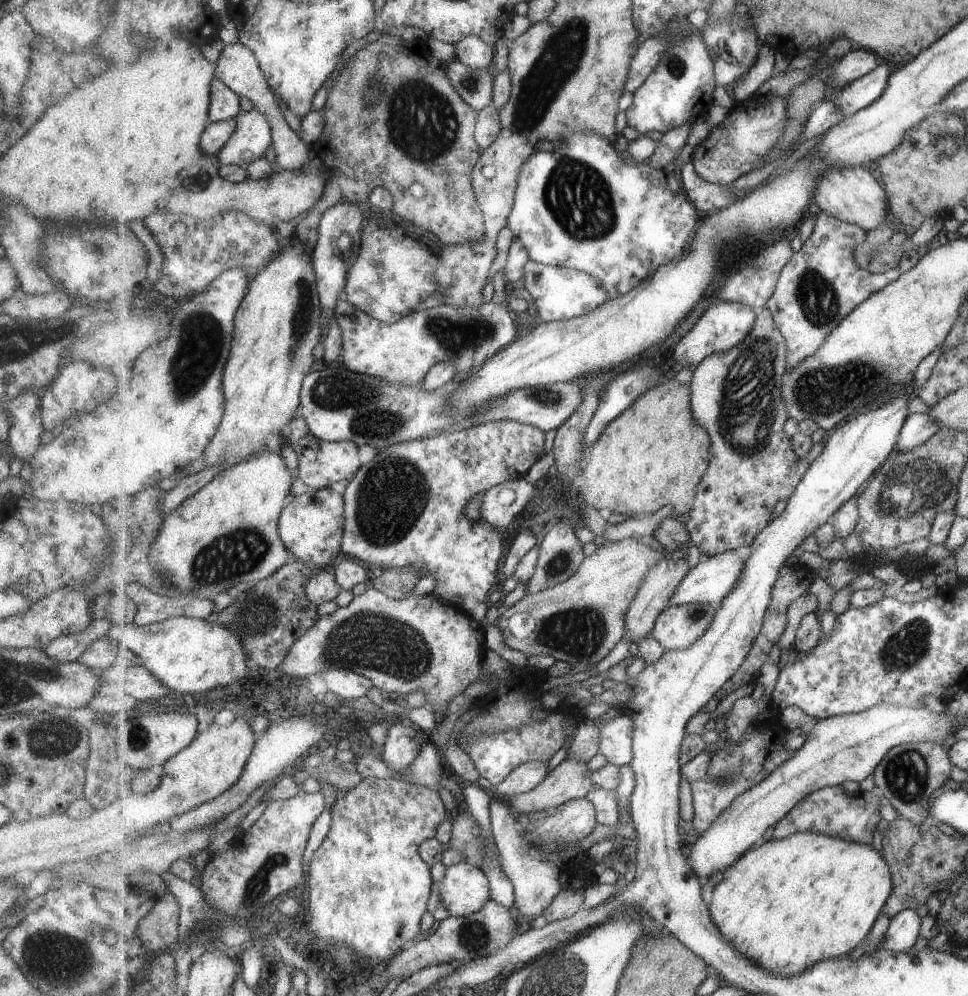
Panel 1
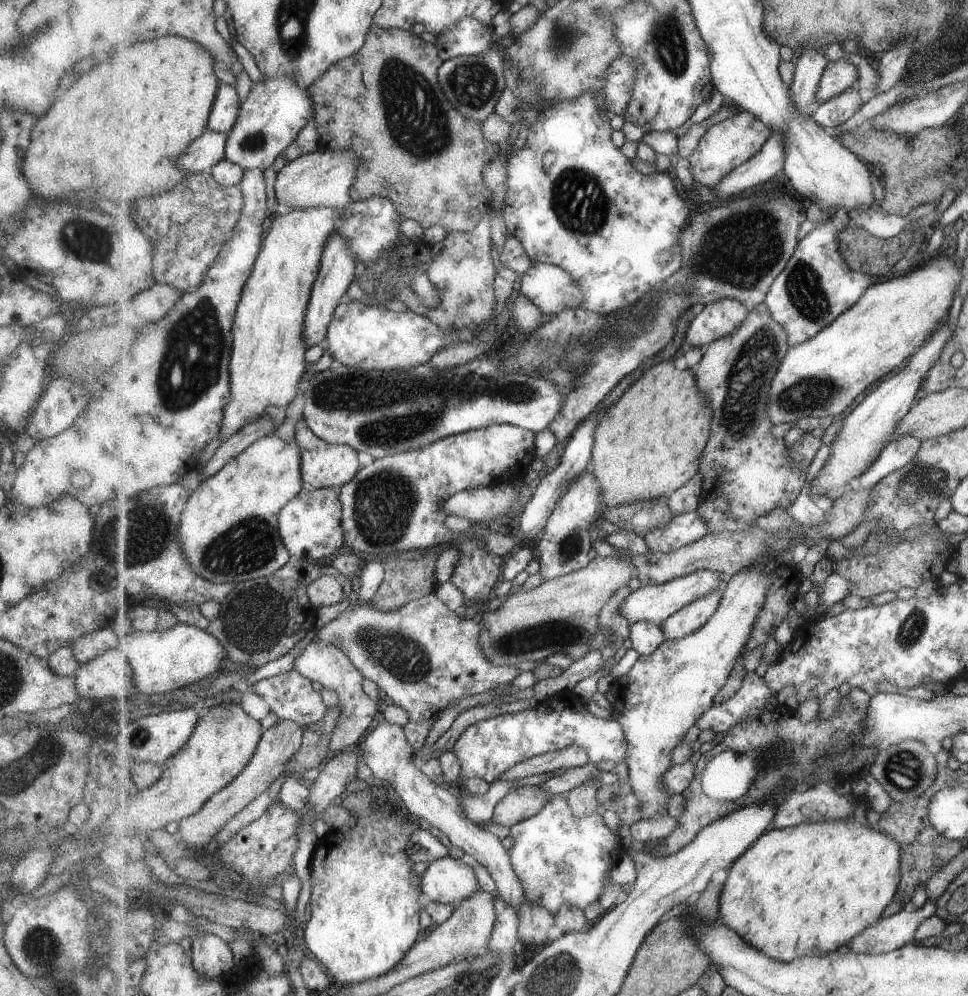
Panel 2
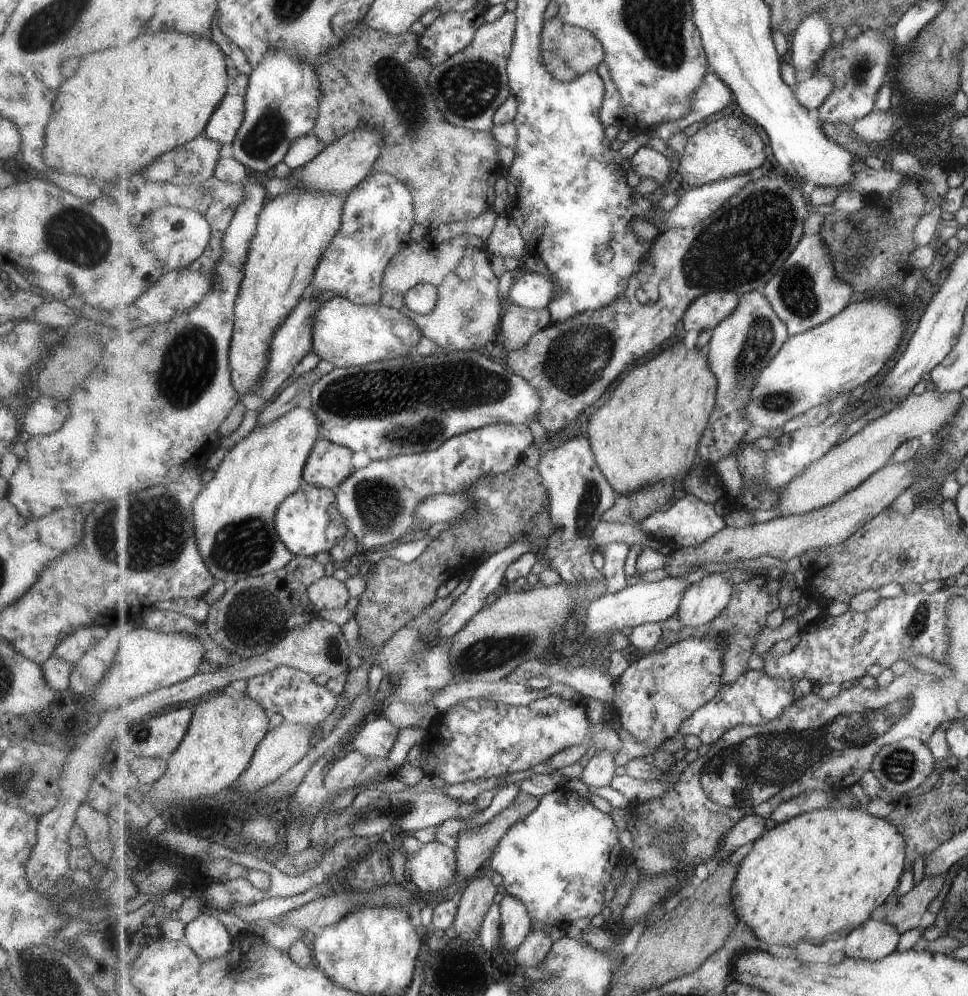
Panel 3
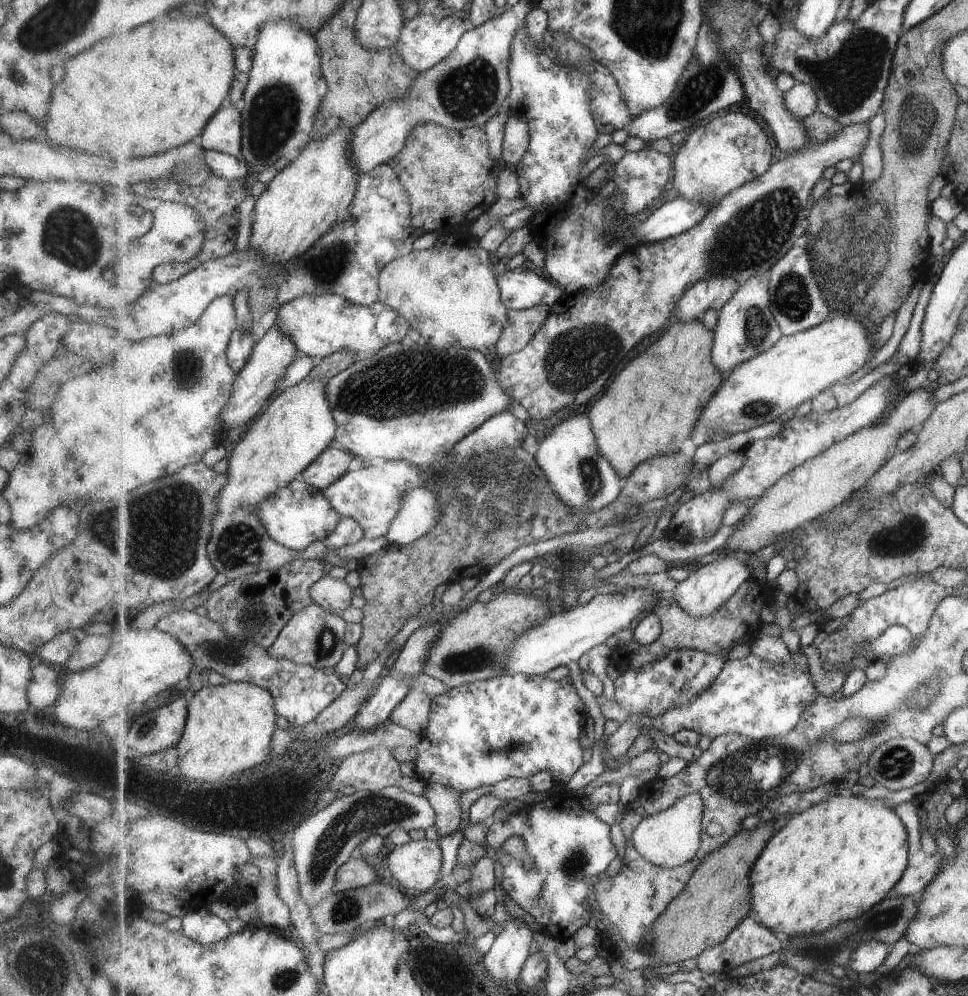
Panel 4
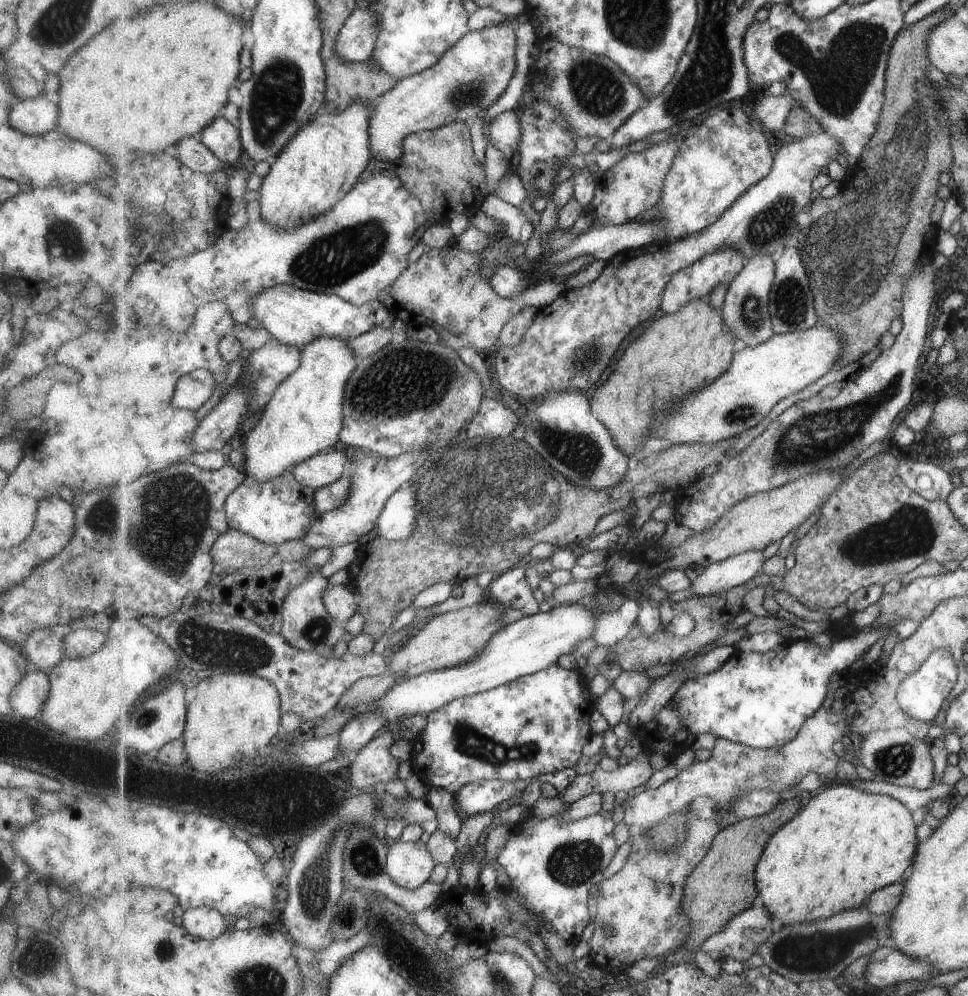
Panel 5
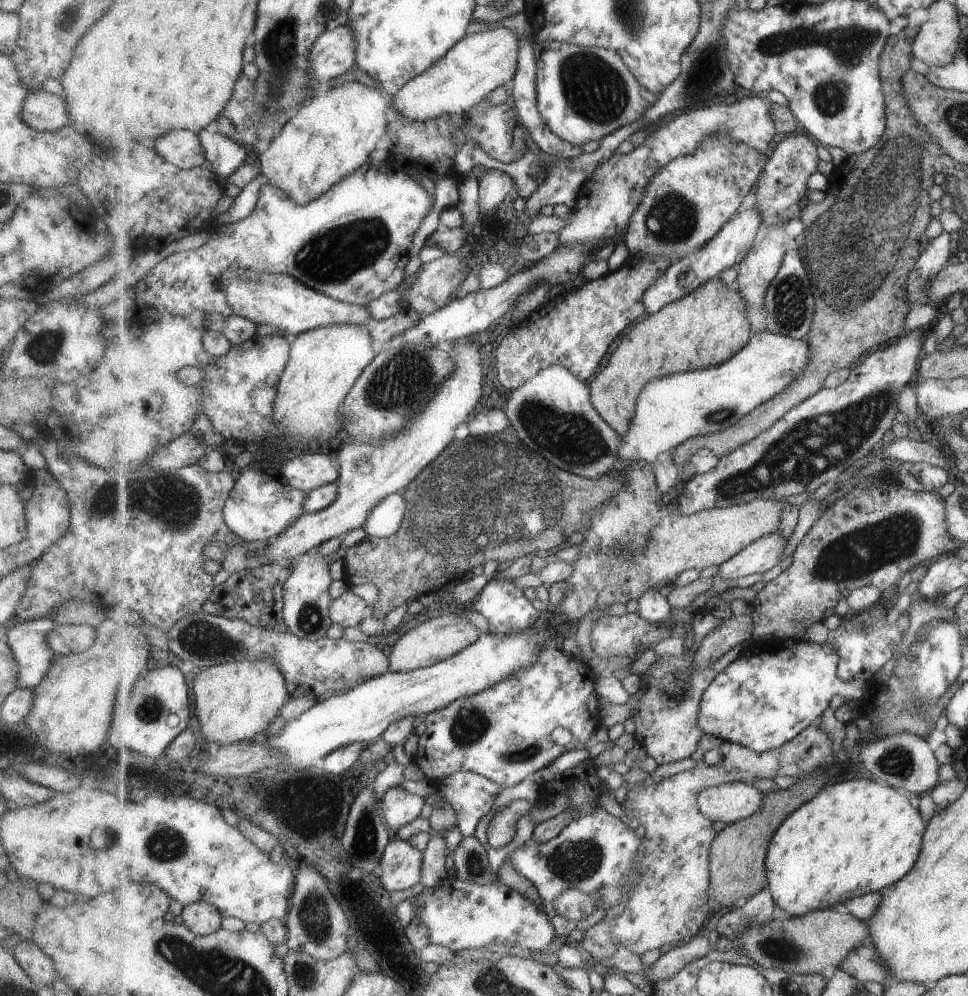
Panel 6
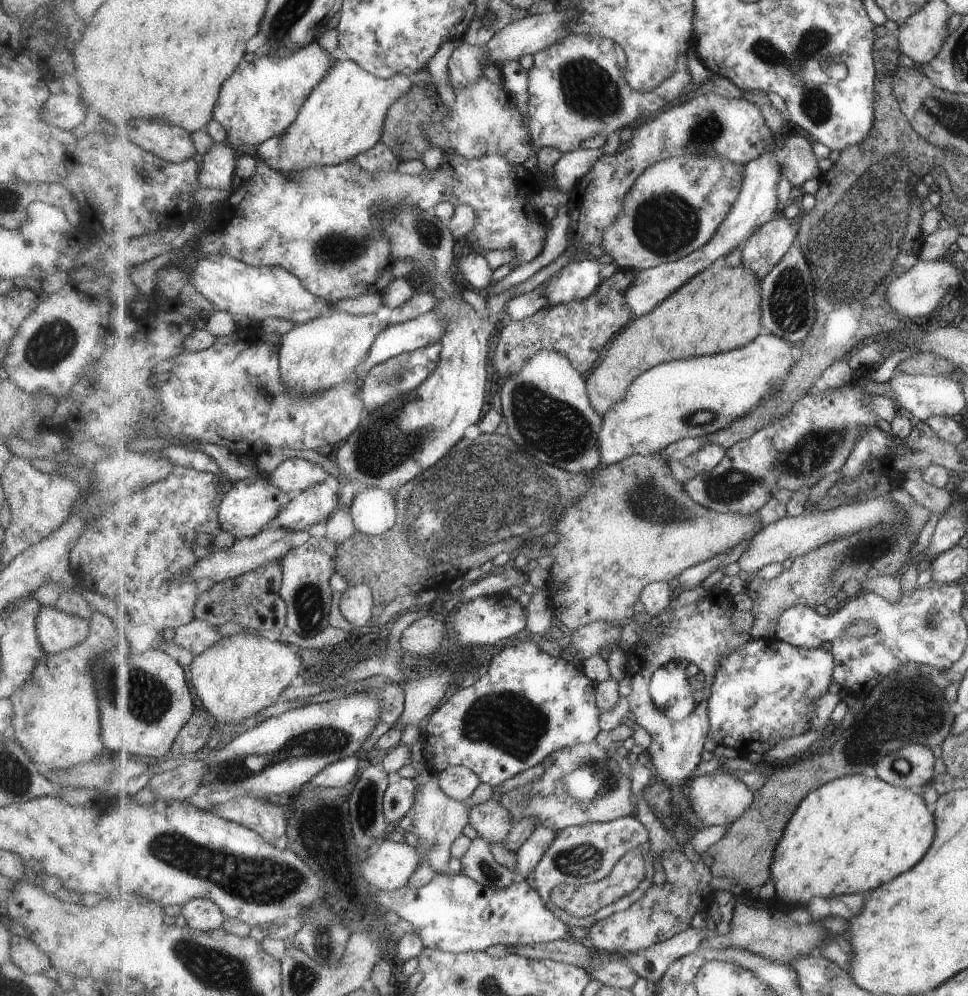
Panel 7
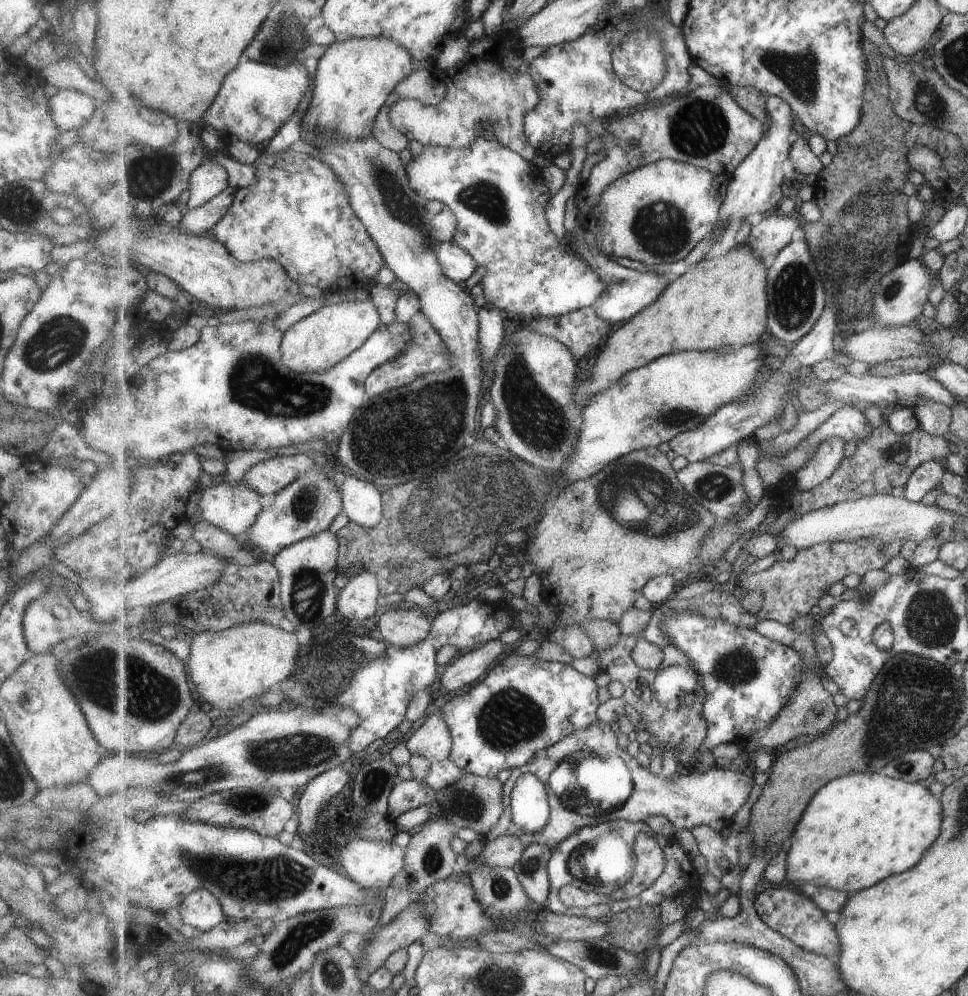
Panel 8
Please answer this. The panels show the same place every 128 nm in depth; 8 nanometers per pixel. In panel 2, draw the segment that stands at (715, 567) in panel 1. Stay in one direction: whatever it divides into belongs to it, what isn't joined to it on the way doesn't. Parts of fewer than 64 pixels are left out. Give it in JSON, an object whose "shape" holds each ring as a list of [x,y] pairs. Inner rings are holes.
{"shape":[[[703,569],[692,572],[687,576],[673,579],[664,585],[642,585],[635,592],[629,594],[622,614],[629,624],[639,621],[649,621],[661,624],[679,609],[691,604],[694,600],[725,588],[721,573],[716,570]]]}

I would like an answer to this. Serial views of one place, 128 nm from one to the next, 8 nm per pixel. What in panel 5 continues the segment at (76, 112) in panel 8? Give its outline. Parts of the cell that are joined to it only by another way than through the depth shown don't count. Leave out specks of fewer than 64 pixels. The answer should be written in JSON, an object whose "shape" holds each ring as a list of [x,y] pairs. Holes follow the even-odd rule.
{"shape":[[[43,93],[10,106],[8,125],[24,135],[42,135],[55,127],[57,107]]]}

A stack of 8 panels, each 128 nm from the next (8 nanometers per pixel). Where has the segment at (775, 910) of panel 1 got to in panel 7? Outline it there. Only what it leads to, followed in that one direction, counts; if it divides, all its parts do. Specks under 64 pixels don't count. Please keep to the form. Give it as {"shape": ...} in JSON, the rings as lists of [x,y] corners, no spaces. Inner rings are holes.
{"shape":[[[862,773],[860,775],[847,775],[833,782],[823,785],[821,788],[813,791],[806,796],[805,800],[798,806],[798,810],[794,812],[782,839],[779,841],[777,851],[774,854],[774,862],[771,865],[771,876],[776,882],[776,893],[785,904],[789,906],[806,907],[815,896],[823,897],[827,900],[837,898],[843,895],[856,895],[861,893],[873,892],[876,888],[895,880],[903,873],[909,872],[921,859],[930,851],[931,845],[934,843],[937,832],[937,817],[927,808],[923,797],[913,794],[911,790],[903,787],[896,787],[887,781],[881,780],[879,777],[867,777]]]}

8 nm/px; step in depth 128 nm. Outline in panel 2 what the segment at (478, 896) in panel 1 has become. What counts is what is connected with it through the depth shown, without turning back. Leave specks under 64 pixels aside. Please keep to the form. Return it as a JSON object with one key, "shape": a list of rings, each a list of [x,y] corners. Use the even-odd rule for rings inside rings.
{"shape":[[[451,856],[432,861],[422,876],[422,889],[425,892],[426,901],[435,901],[448,905],[455,905],[455,908],[462,906],[462,902],[471,898],[480,888],[477,874],[472,866],[463,863],[461,859],[451,858]]]}

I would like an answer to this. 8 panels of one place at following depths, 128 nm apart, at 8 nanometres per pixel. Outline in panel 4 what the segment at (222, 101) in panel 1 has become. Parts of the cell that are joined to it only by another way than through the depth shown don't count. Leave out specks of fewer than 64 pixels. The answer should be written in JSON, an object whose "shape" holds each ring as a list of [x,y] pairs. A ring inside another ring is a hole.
{"shape":[[[226,102],[215,113],[199,136],[198,143],[207,151],[219,151],[233,156],[239,156],[242,149],[243,130],[241,130],[240,104]]]}

